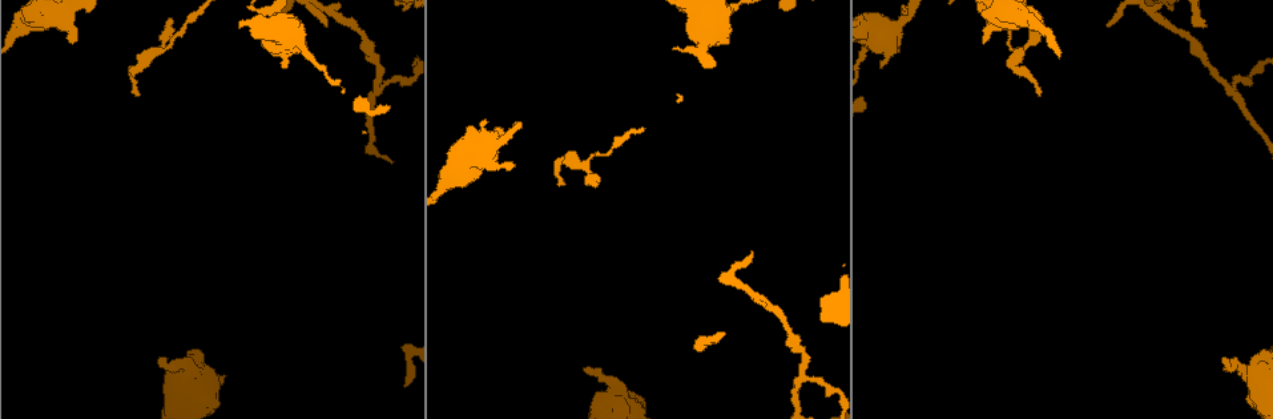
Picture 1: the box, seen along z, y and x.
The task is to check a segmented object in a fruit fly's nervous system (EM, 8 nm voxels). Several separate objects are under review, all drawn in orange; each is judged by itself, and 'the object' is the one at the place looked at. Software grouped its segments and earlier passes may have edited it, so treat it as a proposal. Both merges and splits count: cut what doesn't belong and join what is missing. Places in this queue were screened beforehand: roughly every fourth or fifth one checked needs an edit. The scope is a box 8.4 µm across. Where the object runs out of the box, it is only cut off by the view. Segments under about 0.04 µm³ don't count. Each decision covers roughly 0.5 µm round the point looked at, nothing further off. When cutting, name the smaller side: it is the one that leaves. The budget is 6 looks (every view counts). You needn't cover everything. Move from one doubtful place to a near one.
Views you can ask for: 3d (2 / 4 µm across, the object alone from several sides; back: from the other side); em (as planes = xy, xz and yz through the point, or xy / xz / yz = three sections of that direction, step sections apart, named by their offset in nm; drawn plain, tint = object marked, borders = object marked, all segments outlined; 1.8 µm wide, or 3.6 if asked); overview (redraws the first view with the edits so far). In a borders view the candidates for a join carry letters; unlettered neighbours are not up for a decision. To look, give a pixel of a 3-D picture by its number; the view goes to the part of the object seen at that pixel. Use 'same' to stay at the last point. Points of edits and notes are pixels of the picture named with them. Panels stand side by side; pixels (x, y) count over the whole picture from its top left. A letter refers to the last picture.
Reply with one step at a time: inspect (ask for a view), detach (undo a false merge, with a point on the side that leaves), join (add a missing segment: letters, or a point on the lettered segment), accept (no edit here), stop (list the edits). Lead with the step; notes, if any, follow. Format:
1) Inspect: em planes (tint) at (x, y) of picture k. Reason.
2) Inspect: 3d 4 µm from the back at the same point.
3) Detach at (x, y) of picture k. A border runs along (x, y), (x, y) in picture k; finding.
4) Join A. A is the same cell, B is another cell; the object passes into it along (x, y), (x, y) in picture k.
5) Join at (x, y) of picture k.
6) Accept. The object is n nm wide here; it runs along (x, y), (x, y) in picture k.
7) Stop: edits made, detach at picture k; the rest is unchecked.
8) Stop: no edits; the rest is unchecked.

Inspect: em planes (borders) at (165, 356) of picture 1. Free end.

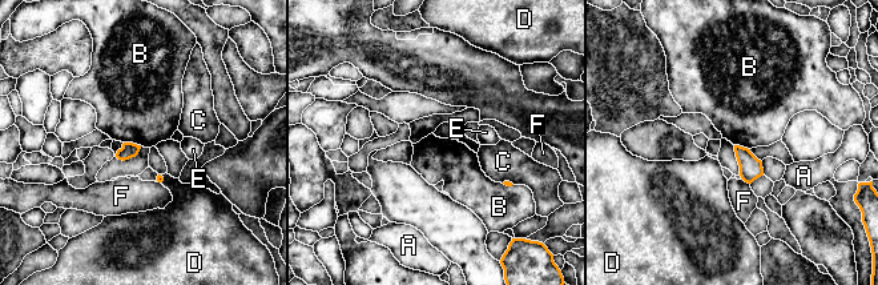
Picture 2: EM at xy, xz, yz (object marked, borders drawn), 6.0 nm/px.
Accept. A, B, C, D, E and F are other cells; a border runs along (124, 141), (141, 145) in picture 2; no lettered segment goes on from it.

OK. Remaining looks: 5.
Inspect: 3d 4 µm at (69, 42) of picture 1.

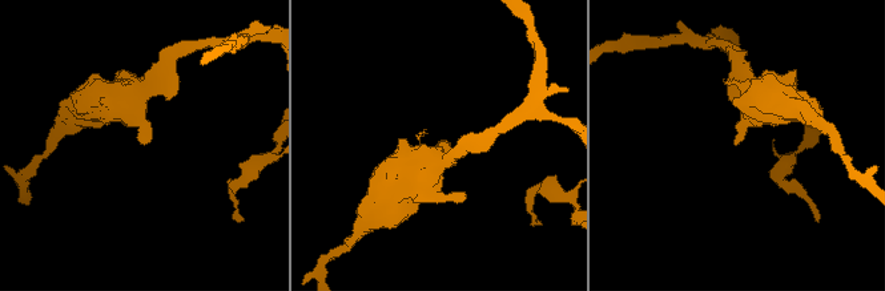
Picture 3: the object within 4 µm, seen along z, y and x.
Inspect: em xy step 8 (plain) at (443, 141) of picture 3. Need the tissue.

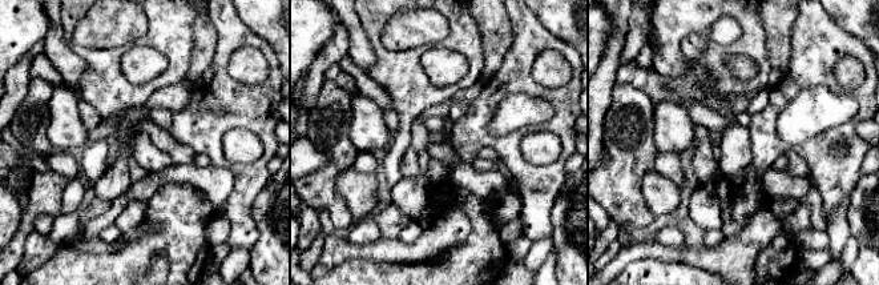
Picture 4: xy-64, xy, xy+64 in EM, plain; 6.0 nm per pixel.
Inspect: em xy step 8 (borders) at the same point. See the neighbours.

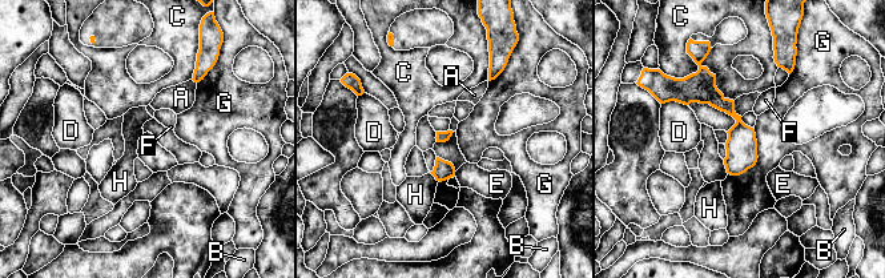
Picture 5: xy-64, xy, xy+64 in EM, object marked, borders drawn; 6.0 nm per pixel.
Accept. A, B, C, D, E, F, G and H are other cells; it runs along (703, 71), (739, 121), (736, 172) in picture 5; none of them fits.

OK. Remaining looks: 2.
Stop: no edits; the rest is unchecked.

